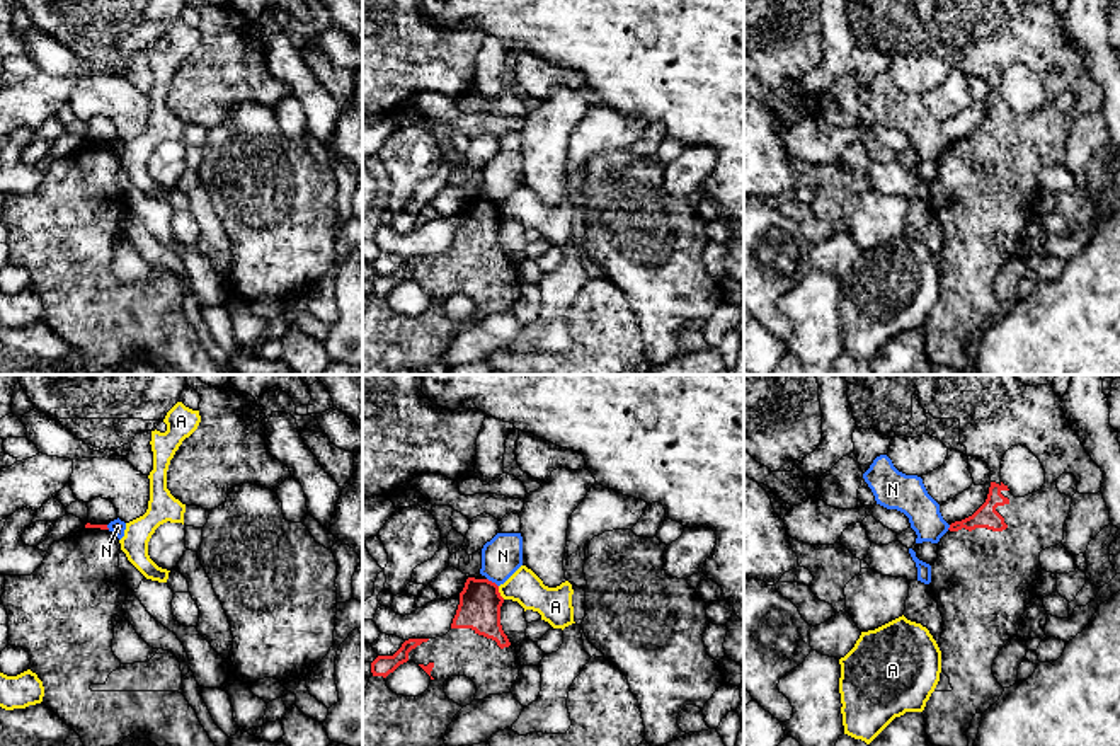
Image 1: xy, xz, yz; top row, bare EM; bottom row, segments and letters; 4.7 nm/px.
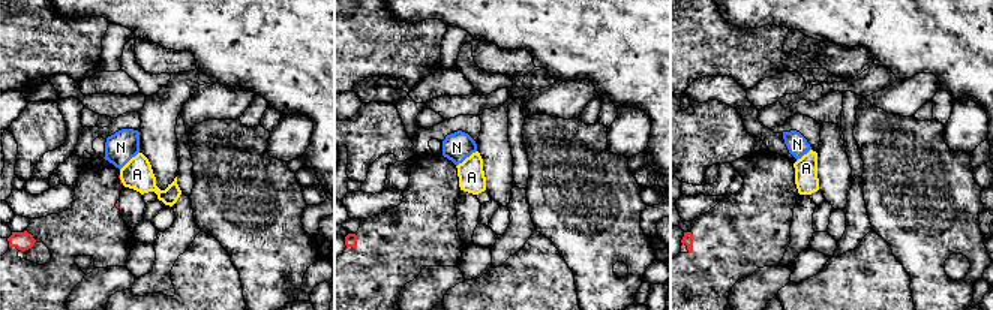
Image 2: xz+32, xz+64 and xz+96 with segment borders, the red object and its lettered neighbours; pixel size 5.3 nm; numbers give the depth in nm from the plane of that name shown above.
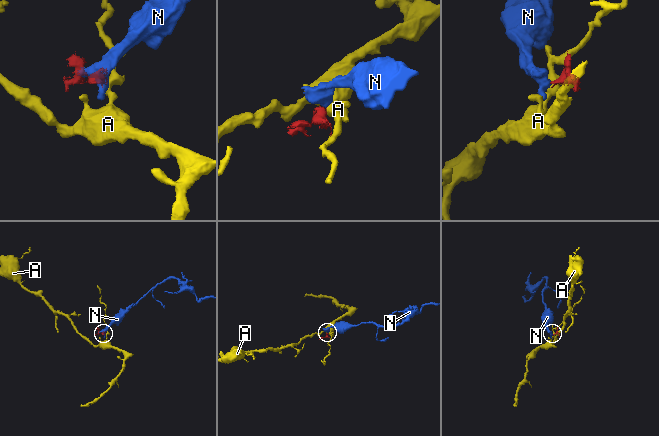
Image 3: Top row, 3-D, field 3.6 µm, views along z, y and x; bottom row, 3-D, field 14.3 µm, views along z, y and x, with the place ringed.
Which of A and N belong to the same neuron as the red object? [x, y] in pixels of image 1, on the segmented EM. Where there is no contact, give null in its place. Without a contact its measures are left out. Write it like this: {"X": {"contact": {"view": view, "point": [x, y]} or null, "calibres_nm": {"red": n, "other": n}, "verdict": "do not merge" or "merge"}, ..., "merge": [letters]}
{"A": {"contact": {"view": "xz", "point": [499, 593]}, "calibres_nm": {"red": 200, "other": 160}, "verdict": "do not merge"}, "N": {"contact": {"view": "xz", "point": [491, 581]}, "calibres_nm": {"red": 200, "other": 190}, "verdict": "do not merge"}, "merge": []}

